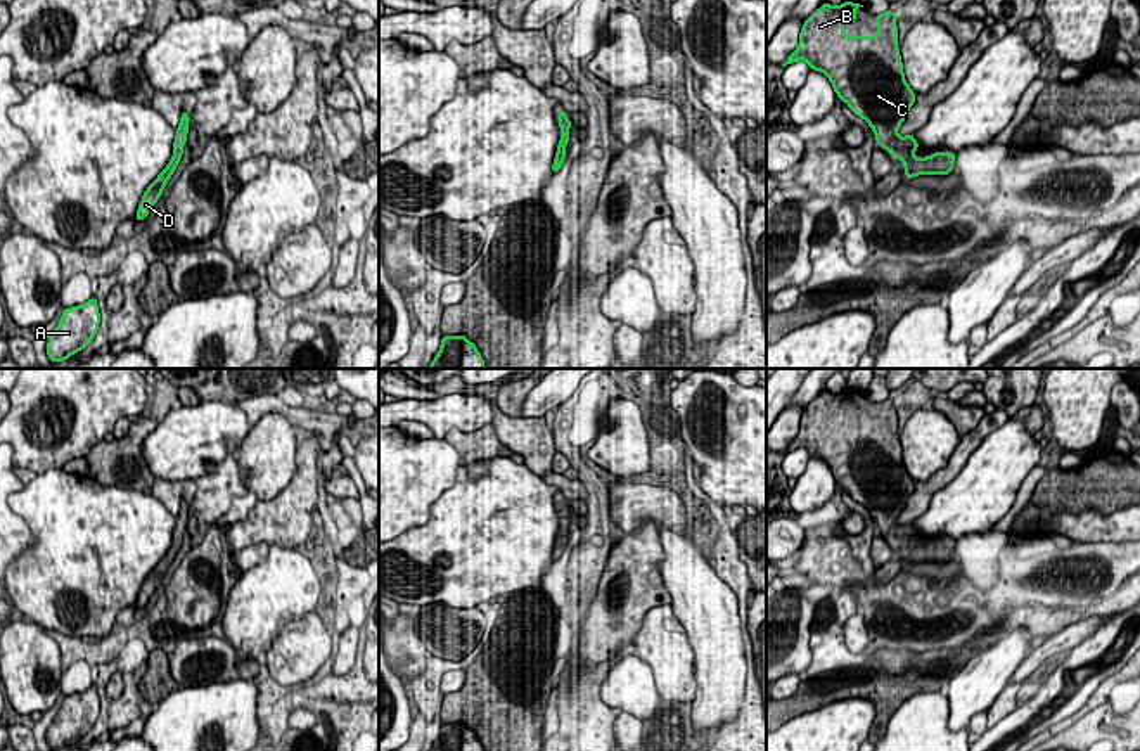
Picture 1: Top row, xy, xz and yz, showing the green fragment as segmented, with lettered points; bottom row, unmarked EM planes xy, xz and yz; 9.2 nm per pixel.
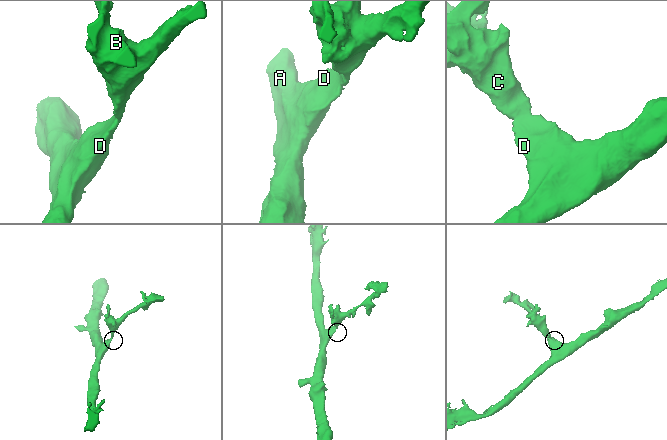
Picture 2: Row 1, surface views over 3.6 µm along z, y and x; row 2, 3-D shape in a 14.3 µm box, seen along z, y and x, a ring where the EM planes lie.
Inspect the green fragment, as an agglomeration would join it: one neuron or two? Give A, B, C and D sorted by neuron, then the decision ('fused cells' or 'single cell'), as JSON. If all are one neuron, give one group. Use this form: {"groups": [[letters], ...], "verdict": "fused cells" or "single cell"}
{"groups": [["A", "B", "C", "D"]], "verdict": "single cell"}

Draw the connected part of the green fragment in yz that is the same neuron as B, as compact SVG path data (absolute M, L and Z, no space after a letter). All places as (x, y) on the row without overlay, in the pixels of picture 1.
M844 389L837 395L823 391L803 412L797 436L782 452L806 448L810 457L822 459L836 483L863 505L875 530L905 552L905 564L948 562L955 540L932 540L913 545L919 530L913 521L898 523L915 481L903 462L898 436L898 401L886 398L874 403L875 424L848 424L842 414L856 408L860 391Z

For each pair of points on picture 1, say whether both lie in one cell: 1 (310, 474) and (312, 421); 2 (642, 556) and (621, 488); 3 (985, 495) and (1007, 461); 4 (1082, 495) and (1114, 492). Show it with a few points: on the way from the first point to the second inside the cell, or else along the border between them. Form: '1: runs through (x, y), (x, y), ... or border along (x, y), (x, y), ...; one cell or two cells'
1: border along (312, 433), (324, 452); two cells
2: border along (656, 525), (646, 519), (632, 532), (616, 533); two cells
3: runs through (986, 487), (999, 469); one cell
4: runs through (1090, 492), (1106, 492); one cell

